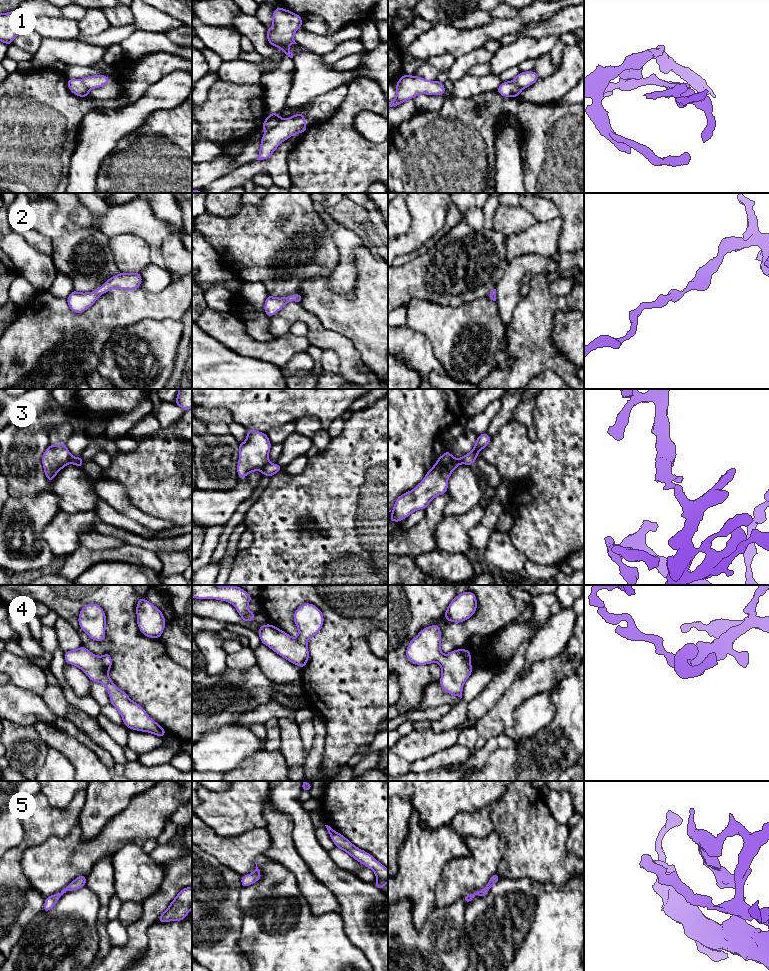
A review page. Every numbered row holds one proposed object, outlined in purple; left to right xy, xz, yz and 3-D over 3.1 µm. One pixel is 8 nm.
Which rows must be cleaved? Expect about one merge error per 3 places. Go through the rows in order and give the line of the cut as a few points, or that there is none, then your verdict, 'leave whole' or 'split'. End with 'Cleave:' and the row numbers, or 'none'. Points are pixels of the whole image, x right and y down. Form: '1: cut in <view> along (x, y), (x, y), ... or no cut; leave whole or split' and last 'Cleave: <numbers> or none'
1: cut in xz along (282, 118), (274, 127), (265, 131); split
2: no cut; leave whole
3: cut in xz along (269, 462), (261, 470); split
4: no cut; leave whole
5: no cut; leave whole
Cleave: 1, 3

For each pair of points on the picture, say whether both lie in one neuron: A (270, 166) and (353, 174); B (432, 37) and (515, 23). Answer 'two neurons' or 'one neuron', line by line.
A: two neurons
B: one neuron

